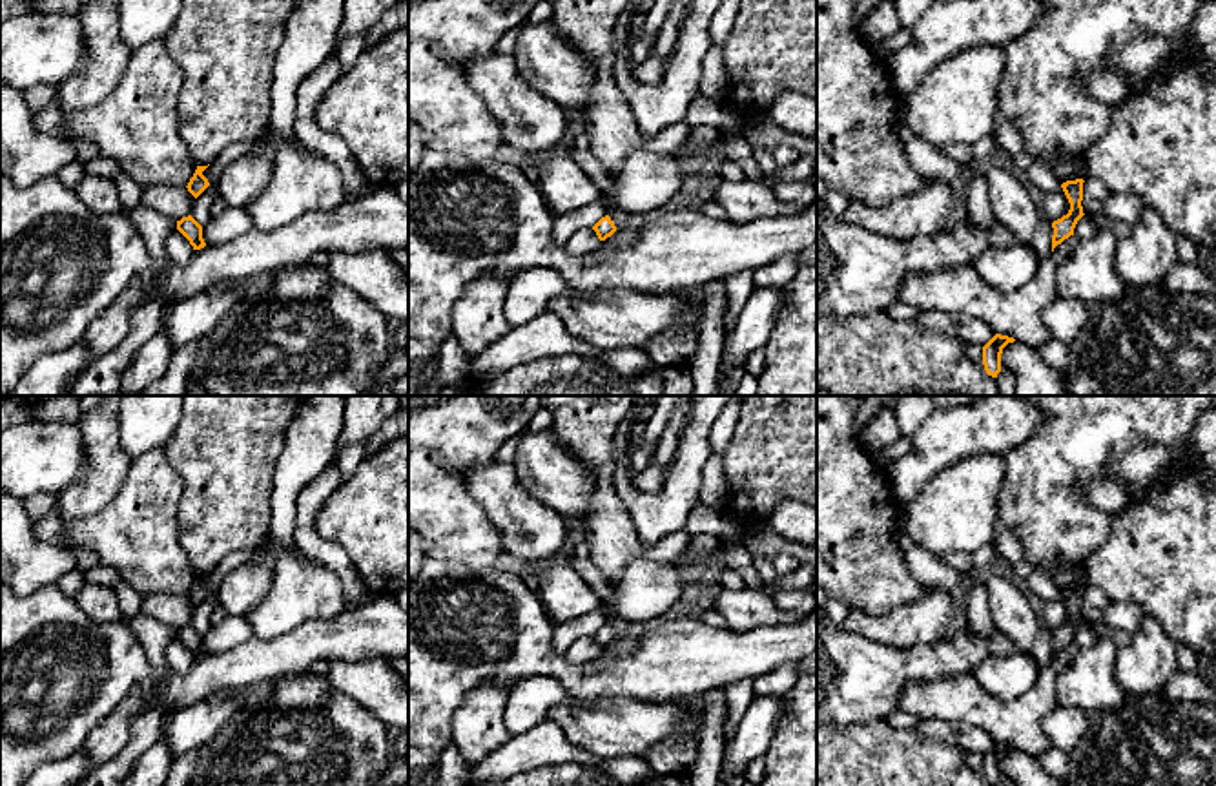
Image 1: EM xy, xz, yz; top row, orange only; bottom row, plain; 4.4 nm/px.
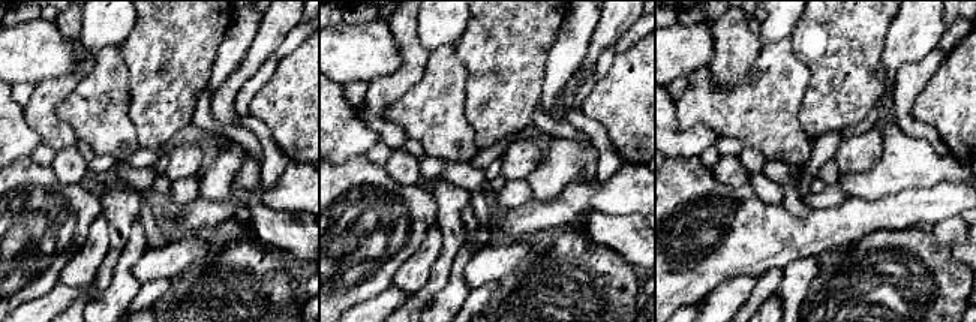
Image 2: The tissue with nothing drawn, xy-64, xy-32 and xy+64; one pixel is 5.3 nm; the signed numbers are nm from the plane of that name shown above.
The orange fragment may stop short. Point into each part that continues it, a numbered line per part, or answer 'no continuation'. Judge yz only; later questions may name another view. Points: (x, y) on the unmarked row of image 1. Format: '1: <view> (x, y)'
no continuation

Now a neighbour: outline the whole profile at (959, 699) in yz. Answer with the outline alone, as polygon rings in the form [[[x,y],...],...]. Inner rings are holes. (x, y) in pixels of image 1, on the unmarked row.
[[[1070,644],[1041,671],[1036,686],[1010,702],[992,697],[972,671],[935,680],[910,682],[901,693],[901,709],[917,719],[944,719],[984,729],[994,742],[1039,757],[1054,744],[1043,729],[1045,717],[1057,708],[1056,677],[1077,657]]]

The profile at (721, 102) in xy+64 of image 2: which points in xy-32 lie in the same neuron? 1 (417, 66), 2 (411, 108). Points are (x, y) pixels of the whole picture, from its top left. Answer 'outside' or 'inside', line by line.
1: outside
2: inside

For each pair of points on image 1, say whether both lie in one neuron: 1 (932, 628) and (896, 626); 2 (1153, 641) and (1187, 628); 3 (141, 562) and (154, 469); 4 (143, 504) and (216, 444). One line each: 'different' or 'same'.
1: same
2: different
3: same
4: different

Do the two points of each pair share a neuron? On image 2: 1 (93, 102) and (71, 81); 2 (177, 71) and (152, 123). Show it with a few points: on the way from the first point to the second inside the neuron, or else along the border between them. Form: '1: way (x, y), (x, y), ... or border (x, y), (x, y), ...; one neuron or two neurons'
1: border (81, 78), (59, 107), (57, 116); two neurons
2: way (164, 84), (162, 101), (158, 110); one neuron

